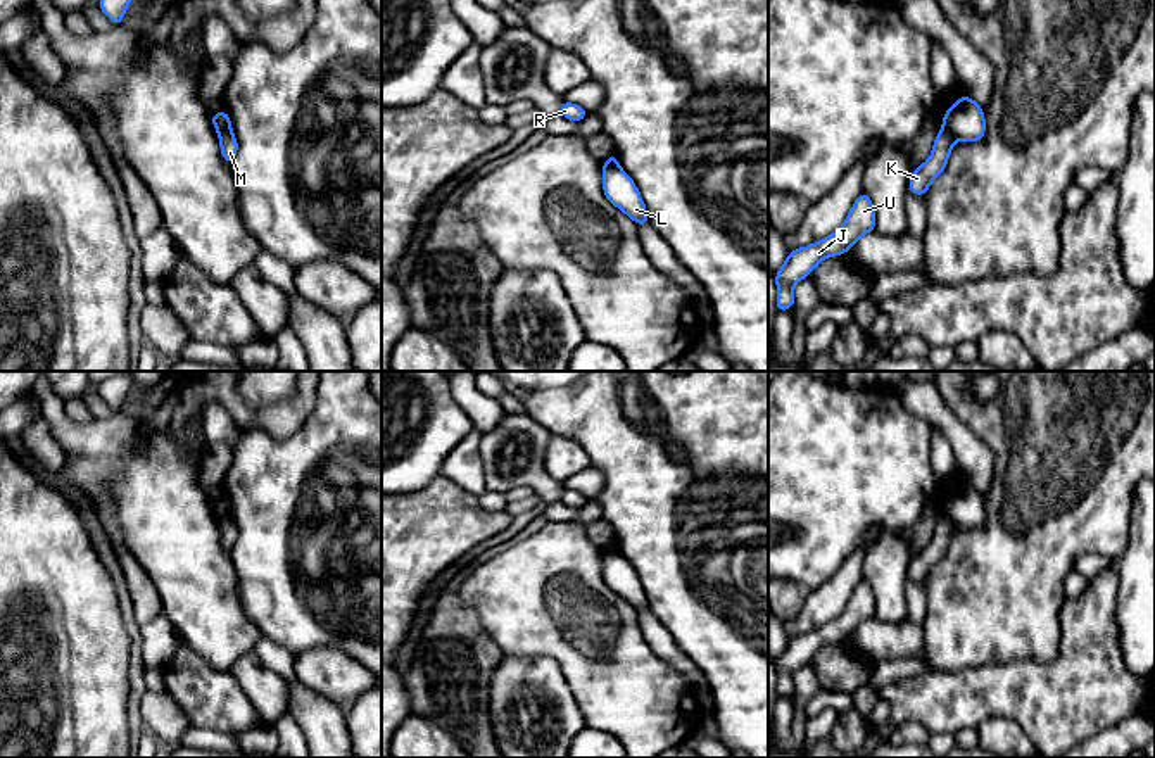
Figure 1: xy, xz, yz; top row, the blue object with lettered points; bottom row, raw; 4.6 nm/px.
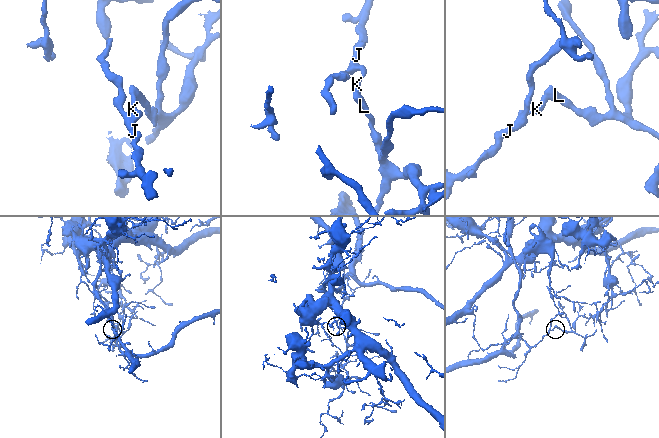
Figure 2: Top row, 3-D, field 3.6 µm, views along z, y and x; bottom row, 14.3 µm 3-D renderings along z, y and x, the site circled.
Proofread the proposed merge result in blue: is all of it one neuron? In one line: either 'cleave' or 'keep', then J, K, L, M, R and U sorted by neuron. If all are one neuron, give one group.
cleave; J K M R U / L

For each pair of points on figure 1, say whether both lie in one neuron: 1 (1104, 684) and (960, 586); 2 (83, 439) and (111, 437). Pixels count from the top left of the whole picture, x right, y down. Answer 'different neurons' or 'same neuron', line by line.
1: different neurons
2: same neuron

